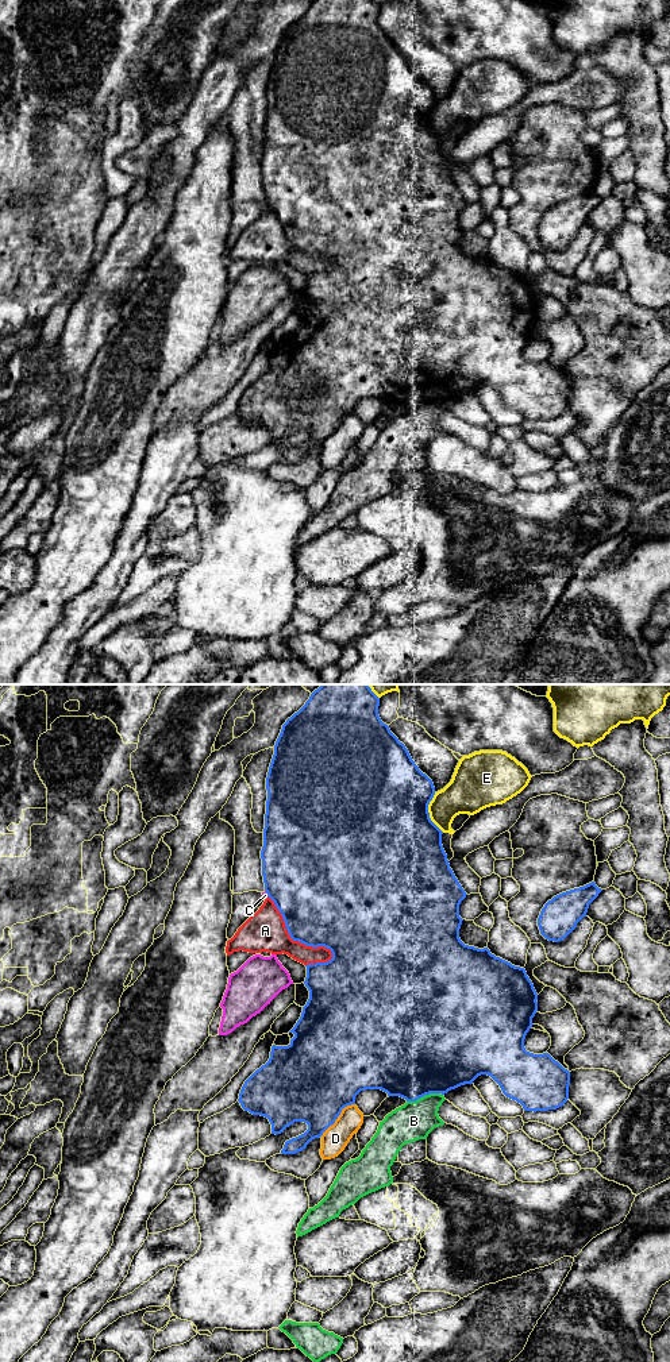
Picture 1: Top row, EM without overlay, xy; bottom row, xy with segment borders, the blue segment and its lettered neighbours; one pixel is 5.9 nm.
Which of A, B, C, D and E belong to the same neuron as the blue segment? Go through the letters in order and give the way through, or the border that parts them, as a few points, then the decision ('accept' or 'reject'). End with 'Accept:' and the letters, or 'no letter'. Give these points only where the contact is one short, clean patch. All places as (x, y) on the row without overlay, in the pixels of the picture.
A: reject
B: reject
C: reject
D: reject
E: reject
Accept: no letter

